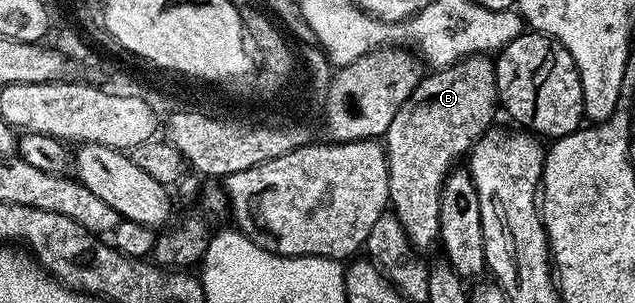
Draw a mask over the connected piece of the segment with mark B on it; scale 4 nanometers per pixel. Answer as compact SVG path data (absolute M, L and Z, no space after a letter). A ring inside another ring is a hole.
M489 55L465 57L453 65L438 68L437 73L426 72L421 82L411 91L407 103L395 111L391 127L387 127L383 138L385 158L389 164L389 205L393 216L397 217L407 231L407 239L414 249L424 251L438 244L441 236L439 227L439 195L445 176L457 161L466 156L473 144L494 124L493 116L499 113L497 95L497 66Z

